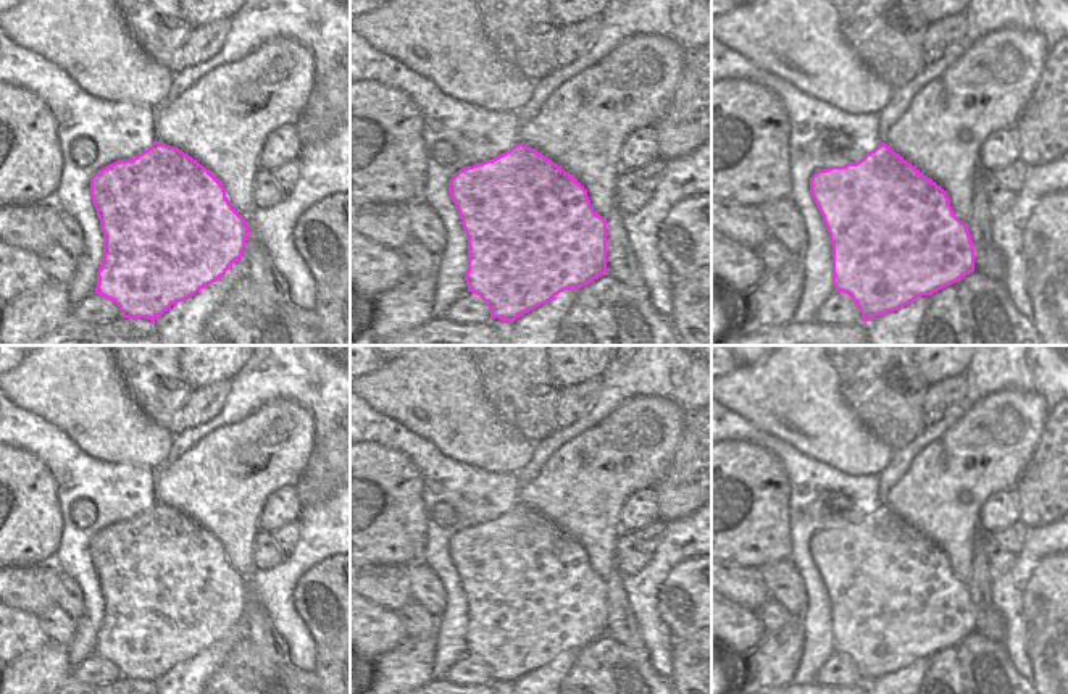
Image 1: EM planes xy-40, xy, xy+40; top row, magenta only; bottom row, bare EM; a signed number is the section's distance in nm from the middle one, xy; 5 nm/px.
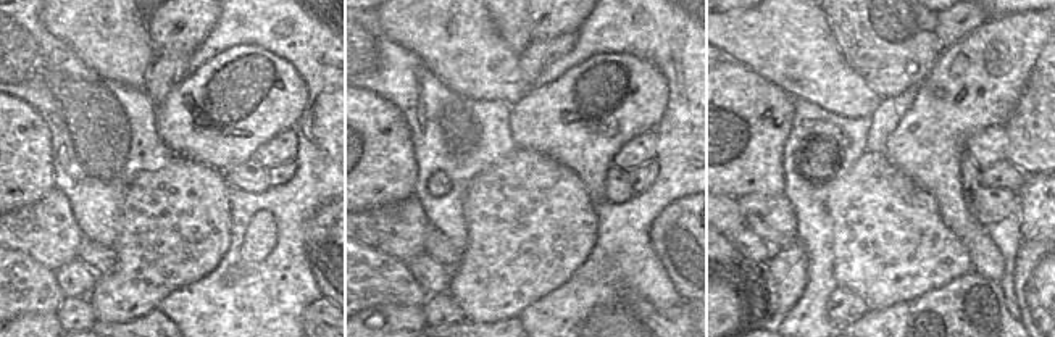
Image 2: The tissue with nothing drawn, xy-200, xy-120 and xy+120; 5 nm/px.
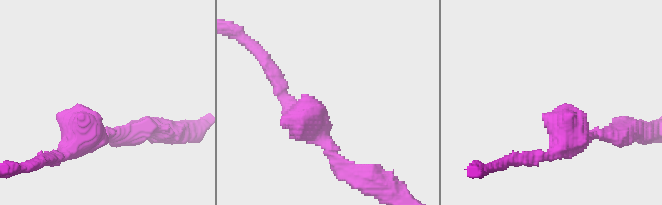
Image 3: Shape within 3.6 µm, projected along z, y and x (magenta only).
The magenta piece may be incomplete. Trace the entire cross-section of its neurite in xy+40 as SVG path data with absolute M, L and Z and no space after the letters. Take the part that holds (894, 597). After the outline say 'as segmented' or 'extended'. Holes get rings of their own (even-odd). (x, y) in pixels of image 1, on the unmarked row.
M881 504L857 525L818 531L810 555L832 607L832 646L852 658L861 683L895 673L974 633L974 607L945 552Z; as segmented

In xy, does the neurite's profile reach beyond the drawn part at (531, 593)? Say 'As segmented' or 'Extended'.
As segmented.

